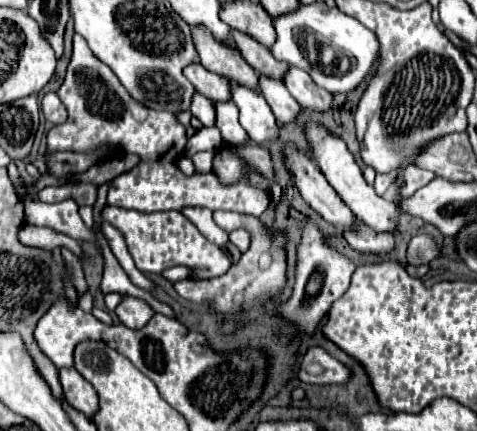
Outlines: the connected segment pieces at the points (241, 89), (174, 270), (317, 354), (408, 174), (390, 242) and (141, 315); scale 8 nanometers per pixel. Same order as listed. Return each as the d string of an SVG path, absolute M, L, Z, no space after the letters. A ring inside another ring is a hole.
M238 83L232 85L232 101L240 109L240 123L248 137L260 145L272 141L278 135L278 123L266 105L266 99L258 89L248 89Z
M170 267L170 269L162 271L162 277L174 283L178 279L188 279L190 277L190 269L186 269L186 267Z
M310 347L302 359L298 379L312 385L334 385L348 381L350 371L340 361L330 357L322 347Z
M408 165L404 169L404 175L402 175L402 187L396 191L394 195L394 203L398 205L402 199L408 199L412 197L412 193L416 193L420 187L424 187L426 183L430 183L436 175L430 173L430 171L424 171L424 169L418 169L416 165Z
M362 221L354 225L354 229L344 231L344 239L348 245L356 251L368 251L368 253L390 253L394 247L394 235L392 233L378 233L370 227L366 227Z
M126 295L126 299L116 307L116 315L118 315L118 319L122 323L132 325L128 329L138 331L138 329L142 329L154 317L154 311L152 311L152 307L146 301Z

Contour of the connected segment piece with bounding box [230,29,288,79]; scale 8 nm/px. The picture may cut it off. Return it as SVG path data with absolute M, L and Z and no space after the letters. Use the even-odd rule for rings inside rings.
M232 29L230 35L232 35L240 55L246 59L246 63L252 69L256 69L258 73L266 73L268 77L274 77L274 79L282 79L286 75L288 65L284 61L274 59L274 55L270 53L268 47L264 47L262 43L258 43L250 35L246 35L242 31L236 31L236 29Z

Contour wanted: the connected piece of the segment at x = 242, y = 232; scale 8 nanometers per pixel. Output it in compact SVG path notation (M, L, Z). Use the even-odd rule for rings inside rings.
M238 229L230 233L230 243L234 243L242 253L250 247L250 233L246 233L246 229Z

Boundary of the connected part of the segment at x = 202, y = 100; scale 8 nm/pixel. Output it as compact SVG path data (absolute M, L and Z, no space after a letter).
M194 93L190 111L192 111L194 117L198 117L202 121L204 127L212 127L214 125L214 103L208 97L204 97L200 93Z

